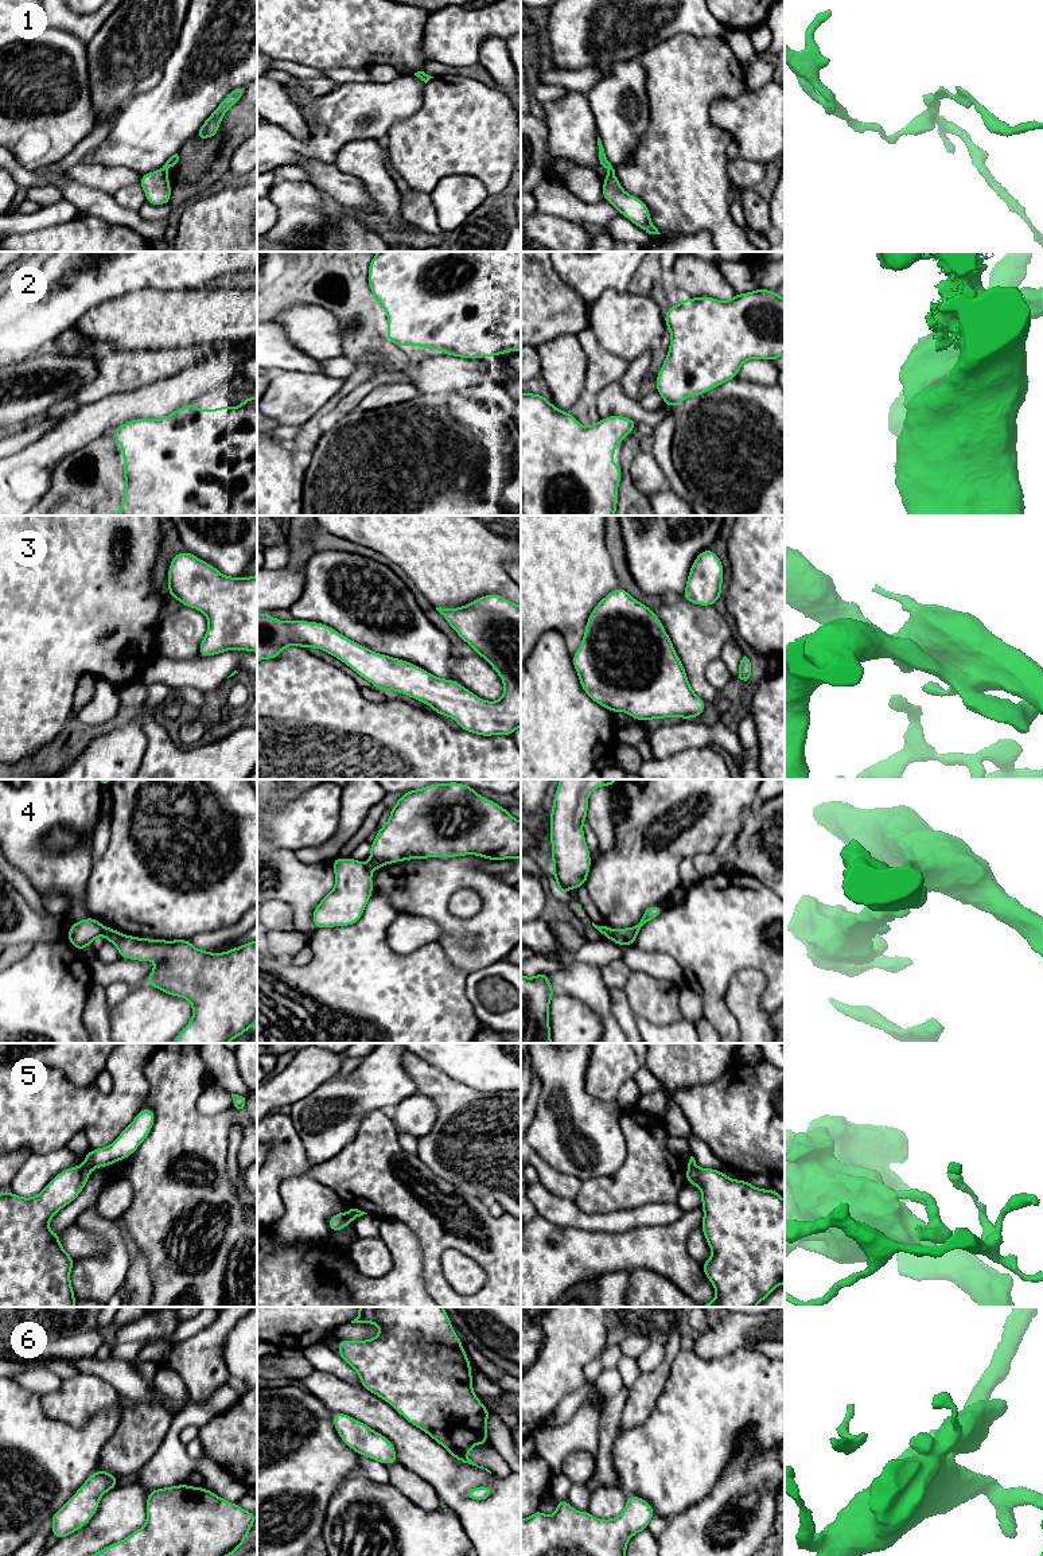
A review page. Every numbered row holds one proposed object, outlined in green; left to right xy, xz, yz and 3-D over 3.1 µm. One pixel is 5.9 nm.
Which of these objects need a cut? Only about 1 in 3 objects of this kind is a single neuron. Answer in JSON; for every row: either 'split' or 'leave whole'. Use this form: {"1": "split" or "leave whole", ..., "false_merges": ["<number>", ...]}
{"1": "split", "2": "leave whole", "3": "leave whole", "4": "split", "5": "split", "6": "leave whole", "false_merges": ["1", "4", "5"]}

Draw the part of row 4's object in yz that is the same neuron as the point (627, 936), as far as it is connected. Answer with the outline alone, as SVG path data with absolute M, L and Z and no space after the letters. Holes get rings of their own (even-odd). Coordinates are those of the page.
M659 905L650 906L643 911L641 921L635 926L624 927L624 929L608 927L611 941L615 942L619 946L627 946L627 945L634 946L637 935L643 929L643 926L649 921L658 918L662 914L662 911L663 911L663 909Z

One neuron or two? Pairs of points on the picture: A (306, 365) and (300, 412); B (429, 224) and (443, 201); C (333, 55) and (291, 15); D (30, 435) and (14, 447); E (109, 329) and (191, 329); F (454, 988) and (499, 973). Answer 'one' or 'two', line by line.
A: two
B: two
C: one
D: one
E: one
F: two

